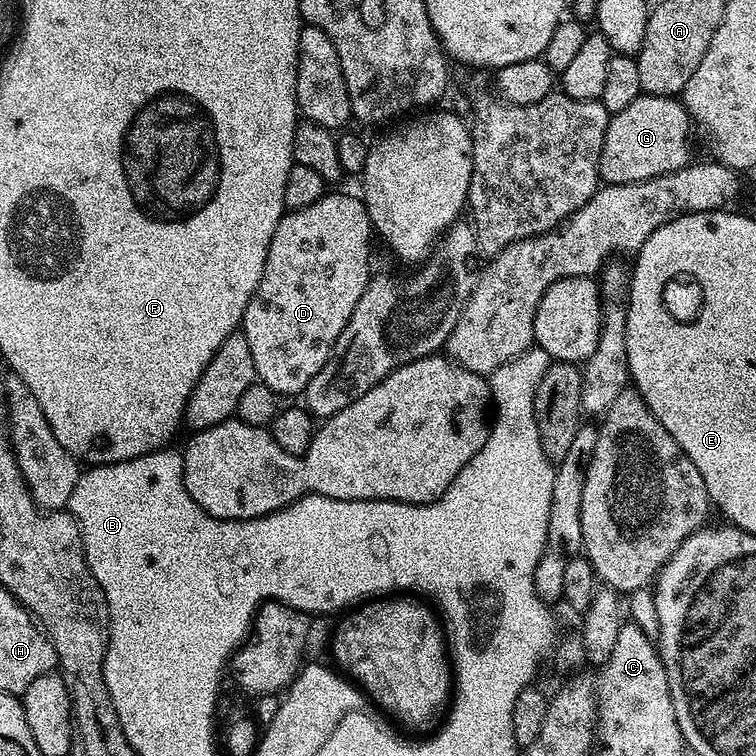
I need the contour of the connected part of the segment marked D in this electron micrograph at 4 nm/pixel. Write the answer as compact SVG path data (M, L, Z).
M329 191L322 198L318 198L318 202L314 202L314 206L302 206L302 210L285 211L284 216L278 222L278 230L274 230L274 238L270 238L270 250L266 254L266 266L262 270L258 290L254 290L244 311L242 331L246 342L250 342L250 354L254 358L254 370L259 383L270 386L270 390L274 390L281 397L299 397L303 393L304 387L310 382L310 378L314 378L314 374L318 374L318 370L322 370L322 366L326 366L326 362L334 350L334 342L338 342L338 334L342 334L342 330L346 330L346 322L350 322L350 314L354 314L354 306L358 306L358 298L362 298L368 285L370 279L368 263L372 260L372 240L374 241L374 229L363 199L359 195L347 196L344 192Z

